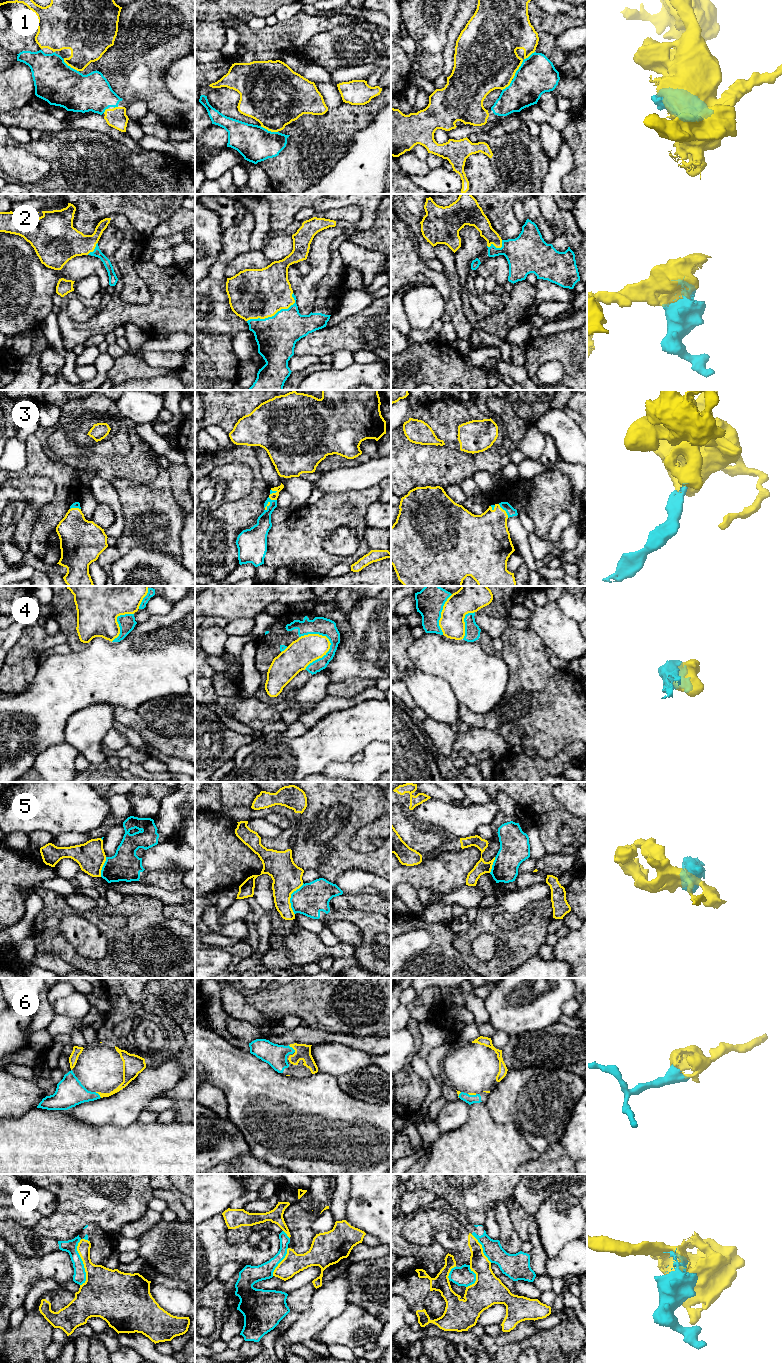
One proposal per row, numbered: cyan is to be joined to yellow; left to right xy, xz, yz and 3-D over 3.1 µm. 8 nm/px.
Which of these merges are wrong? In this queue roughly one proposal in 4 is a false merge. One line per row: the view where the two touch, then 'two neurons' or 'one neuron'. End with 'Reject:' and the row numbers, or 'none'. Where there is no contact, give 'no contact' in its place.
1: meets yellow in yz; one neuron
2: meets yellow in xz; one neuron
3: meets yellow in yz; one neuron
4: meets yellow in xz; two neurons
5: meets yellow in xz; two neurons
6: meets yellow in xz; one neuron
7: meets yellow in xy; two neurons
Reject: 4, 5, 7

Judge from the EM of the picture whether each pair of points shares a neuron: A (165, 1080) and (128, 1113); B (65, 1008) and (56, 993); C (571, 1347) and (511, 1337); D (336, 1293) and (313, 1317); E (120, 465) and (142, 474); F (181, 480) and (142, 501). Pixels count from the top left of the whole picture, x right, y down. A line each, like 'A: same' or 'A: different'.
A: same
B: different
C: different
D: same
E: same
F: different

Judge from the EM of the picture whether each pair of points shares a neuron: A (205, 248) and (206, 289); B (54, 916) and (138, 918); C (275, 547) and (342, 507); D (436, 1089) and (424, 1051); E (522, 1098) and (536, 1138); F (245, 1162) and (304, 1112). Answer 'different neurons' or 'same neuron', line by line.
A: different neurons
B: same neuron
C: same neuron
D: same neuron
E: same neuron
F: different neurons

